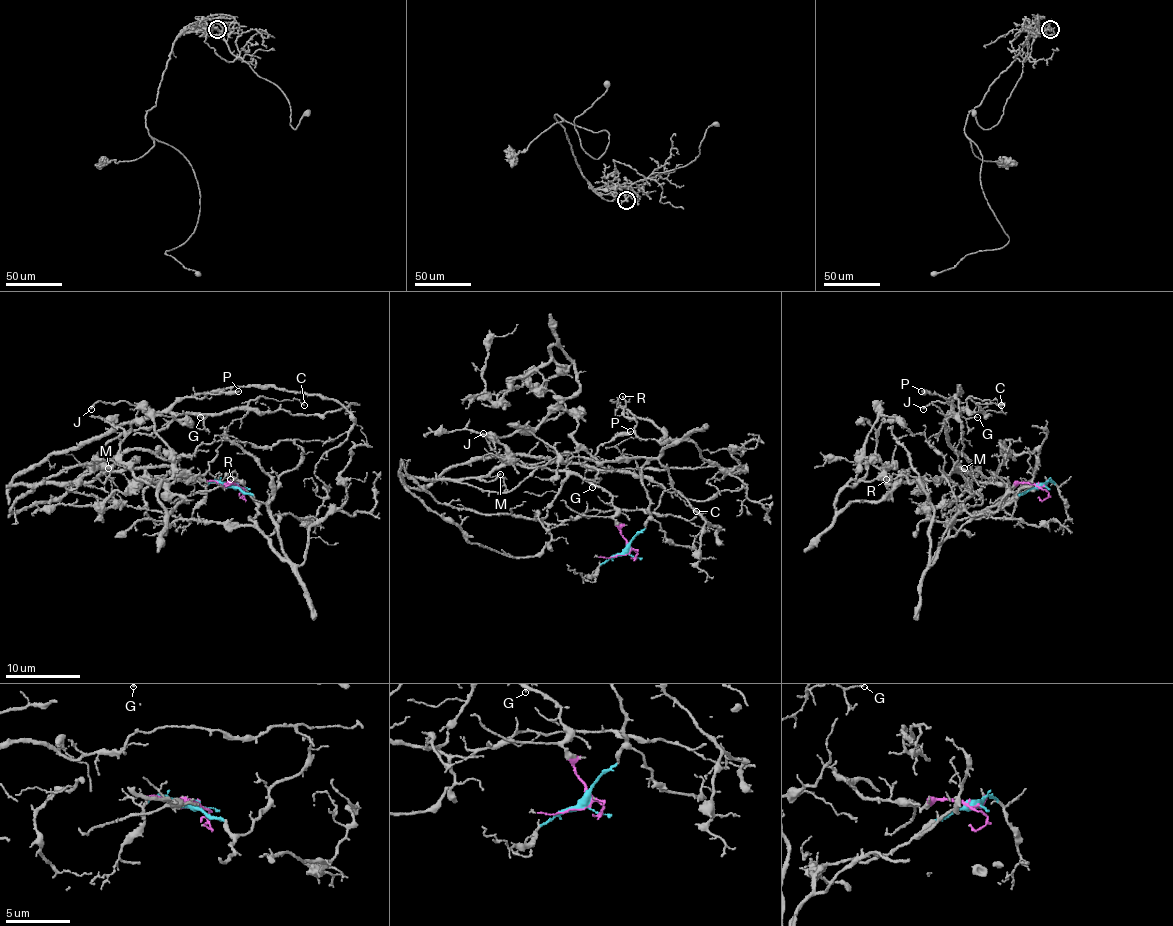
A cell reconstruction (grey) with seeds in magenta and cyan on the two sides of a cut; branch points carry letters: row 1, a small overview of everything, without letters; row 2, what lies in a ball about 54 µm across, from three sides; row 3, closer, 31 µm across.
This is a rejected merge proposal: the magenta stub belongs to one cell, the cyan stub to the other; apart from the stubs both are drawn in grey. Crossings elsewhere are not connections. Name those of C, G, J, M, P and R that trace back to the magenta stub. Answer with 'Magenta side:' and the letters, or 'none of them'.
Magenta side: C, G, J, M, P

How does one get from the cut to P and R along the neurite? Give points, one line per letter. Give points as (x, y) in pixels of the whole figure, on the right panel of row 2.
P: (1042, 486), (979, 482), (958, 467), (954, 471), (967, 484), (977, 467), (947, 439), (952, 398), (920, 390)
R: (1042, 486), (979, 518), (956, 520), (932, 555), (934, 510), (924, 484), (904, 475), (887, 478)

